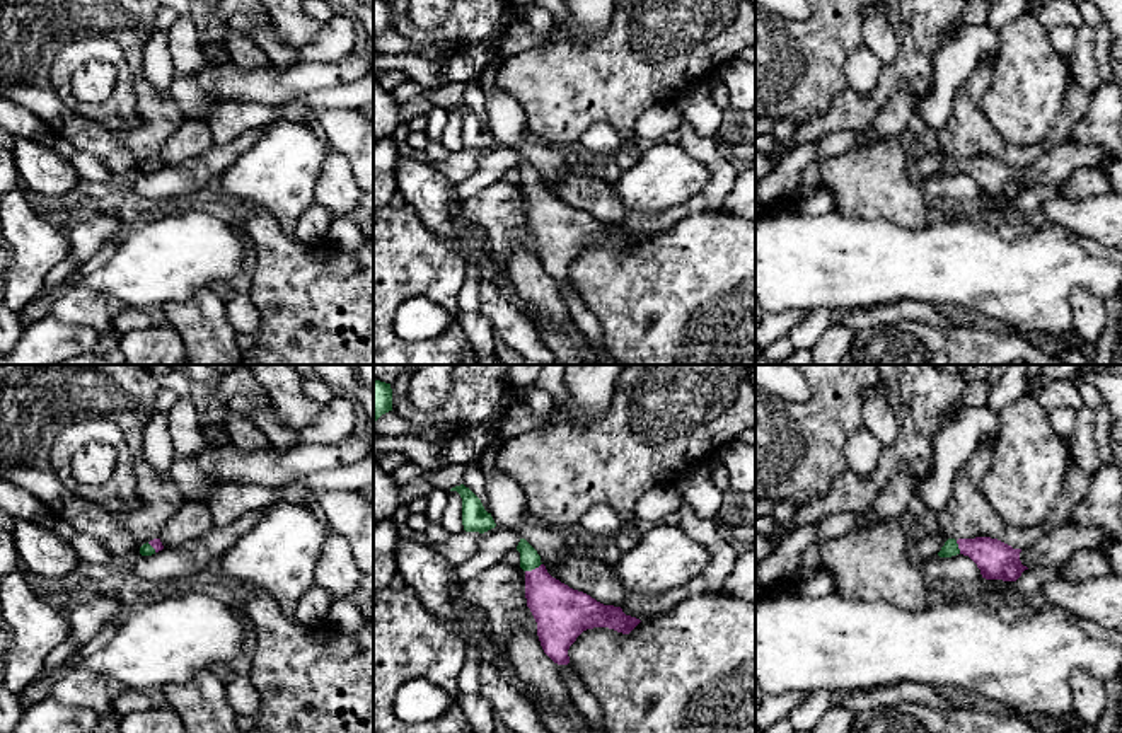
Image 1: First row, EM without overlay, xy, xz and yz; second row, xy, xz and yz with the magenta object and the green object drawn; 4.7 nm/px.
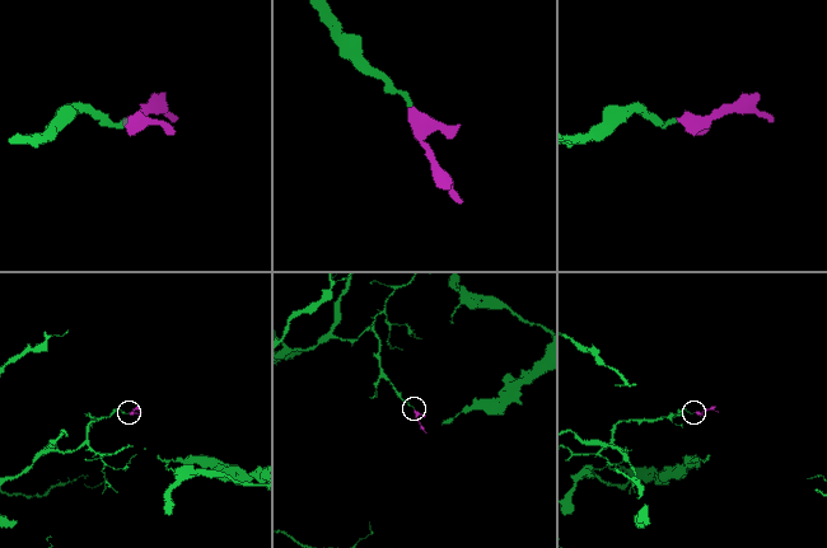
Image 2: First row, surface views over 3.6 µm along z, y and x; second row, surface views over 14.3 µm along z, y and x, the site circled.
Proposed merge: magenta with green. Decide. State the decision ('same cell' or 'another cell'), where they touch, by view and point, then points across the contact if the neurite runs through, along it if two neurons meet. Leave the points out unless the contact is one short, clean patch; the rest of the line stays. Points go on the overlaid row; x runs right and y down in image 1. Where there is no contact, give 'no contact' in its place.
same cell | xz (532, 570) | across xz (561, 614), (541, 590), (532, 570), (529, 559)

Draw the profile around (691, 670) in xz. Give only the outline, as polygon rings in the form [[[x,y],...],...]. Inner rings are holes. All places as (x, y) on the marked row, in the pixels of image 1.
[[[725,592],[694,595],[672,610],[650,620],[641,620],[629,634],[609,627],[583,631],[568,649],[570,665],[585,689],[600,702],[609,733],[755,733],[755,603]]]

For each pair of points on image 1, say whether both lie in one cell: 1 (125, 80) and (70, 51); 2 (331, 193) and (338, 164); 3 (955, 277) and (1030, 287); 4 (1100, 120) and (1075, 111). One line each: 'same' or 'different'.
1: same
2: same
3: same
4: different

